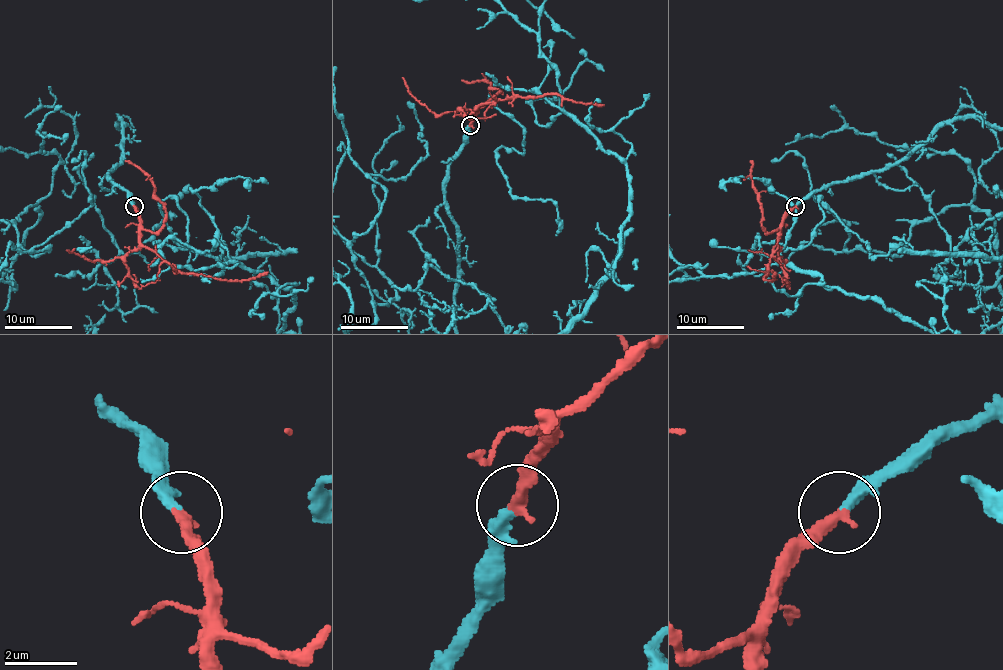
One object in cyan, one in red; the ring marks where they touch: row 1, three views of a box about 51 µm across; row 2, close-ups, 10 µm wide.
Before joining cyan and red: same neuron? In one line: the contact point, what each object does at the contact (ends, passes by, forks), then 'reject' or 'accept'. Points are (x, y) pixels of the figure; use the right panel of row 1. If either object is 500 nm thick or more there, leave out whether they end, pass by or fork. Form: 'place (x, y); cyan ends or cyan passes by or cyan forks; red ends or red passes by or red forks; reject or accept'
place (795, 206); cyan passes by; red ends; accept

